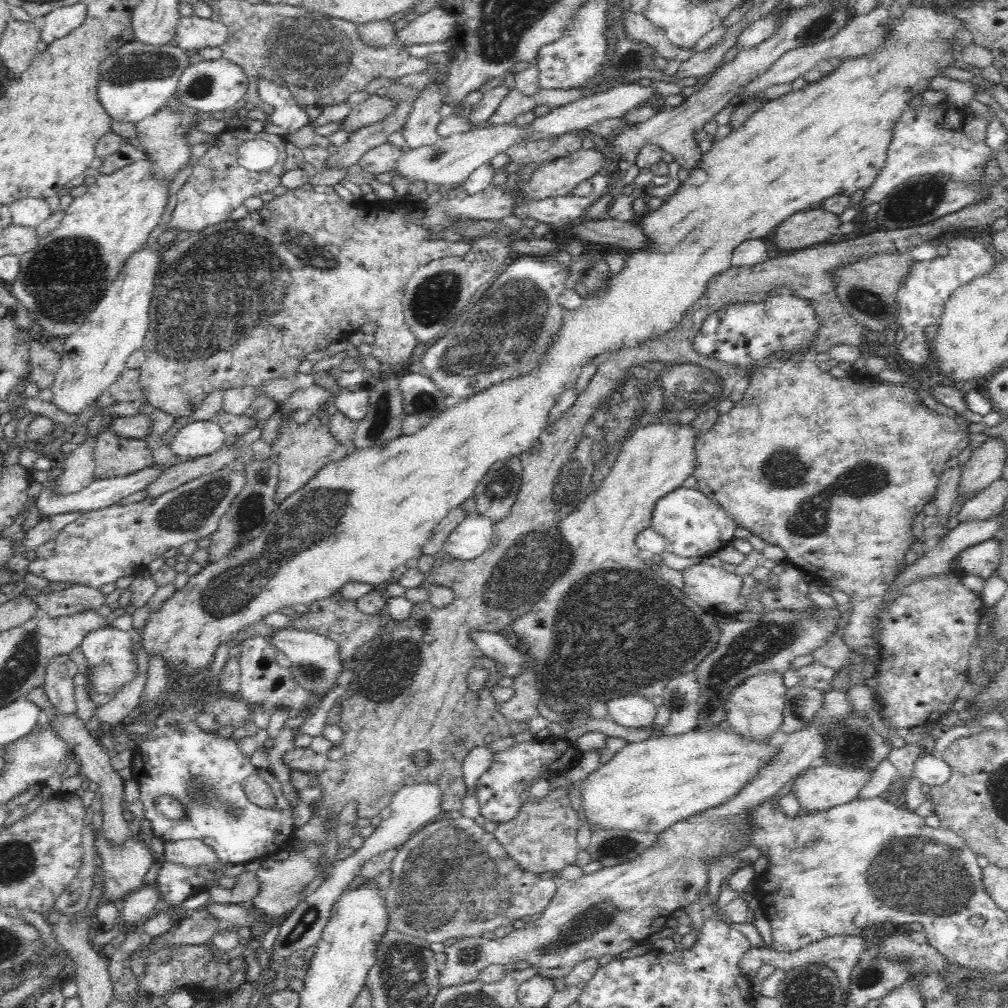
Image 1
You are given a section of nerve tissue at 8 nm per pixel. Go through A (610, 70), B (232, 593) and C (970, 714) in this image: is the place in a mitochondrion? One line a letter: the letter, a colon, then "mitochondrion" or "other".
A: mitochondrion
B: mitochondrion
C: other

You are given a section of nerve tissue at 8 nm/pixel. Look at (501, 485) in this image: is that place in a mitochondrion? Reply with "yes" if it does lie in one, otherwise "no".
yes

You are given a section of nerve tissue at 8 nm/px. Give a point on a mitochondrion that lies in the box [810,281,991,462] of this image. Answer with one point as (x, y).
(862, 299)

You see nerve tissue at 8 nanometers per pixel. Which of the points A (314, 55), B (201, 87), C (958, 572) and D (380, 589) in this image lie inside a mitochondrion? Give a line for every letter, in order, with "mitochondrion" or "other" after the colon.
A: mitochondrion
B: mitochondrion
C: other
D: other

